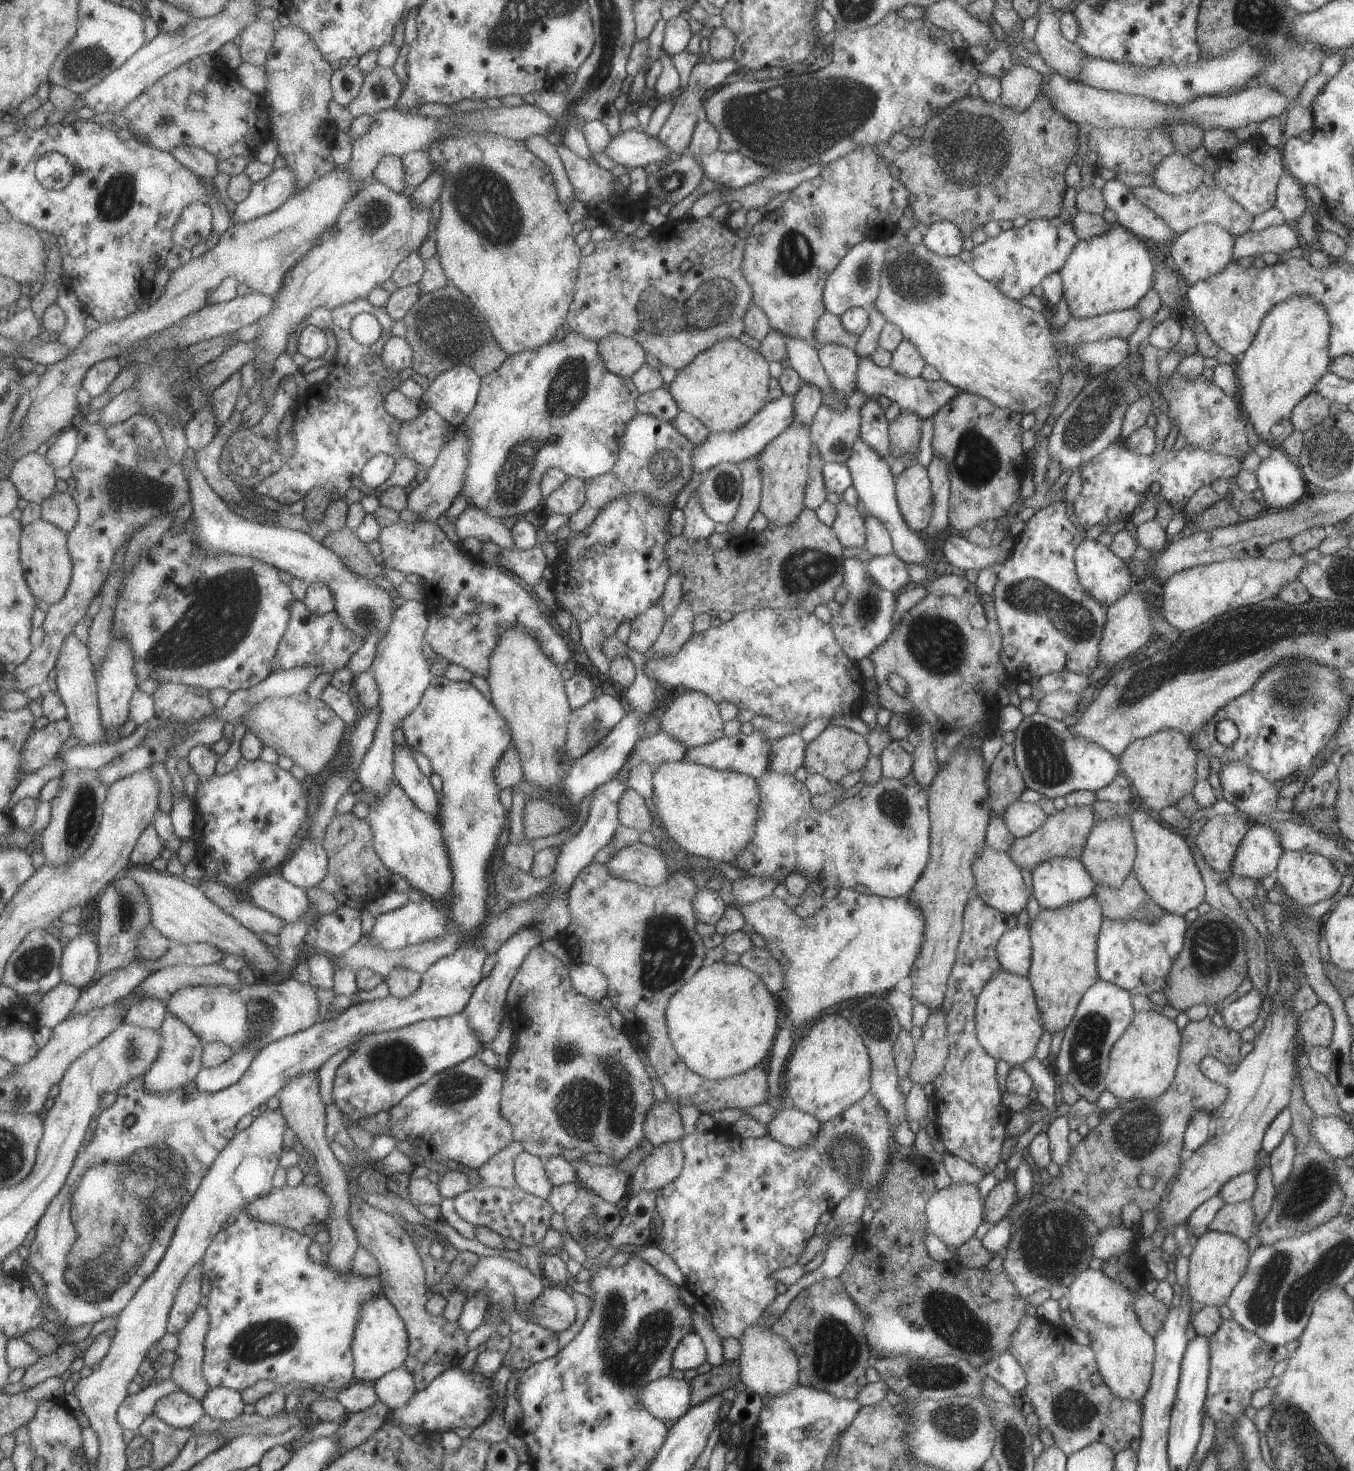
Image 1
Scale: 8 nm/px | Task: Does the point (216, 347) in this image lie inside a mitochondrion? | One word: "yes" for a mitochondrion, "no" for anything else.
no

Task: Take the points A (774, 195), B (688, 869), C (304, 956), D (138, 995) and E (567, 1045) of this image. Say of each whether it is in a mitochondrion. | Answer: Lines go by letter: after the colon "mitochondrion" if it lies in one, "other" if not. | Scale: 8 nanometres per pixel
A: other
B: other
C: other
D: other
E: mitochondrion

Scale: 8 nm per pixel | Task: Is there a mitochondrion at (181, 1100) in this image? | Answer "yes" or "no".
no

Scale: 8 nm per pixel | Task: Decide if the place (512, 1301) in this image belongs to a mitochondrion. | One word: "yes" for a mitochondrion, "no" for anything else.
yes

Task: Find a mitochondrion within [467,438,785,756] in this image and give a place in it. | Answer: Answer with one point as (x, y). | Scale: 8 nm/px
(664, 467)

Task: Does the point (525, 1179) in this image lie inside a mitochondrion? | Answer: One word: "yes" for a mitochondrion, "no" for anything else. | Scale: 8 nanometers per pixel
no

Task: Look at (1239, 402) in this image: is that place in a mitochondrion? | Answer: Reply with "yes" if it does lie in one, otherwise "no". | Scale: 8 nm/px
no

